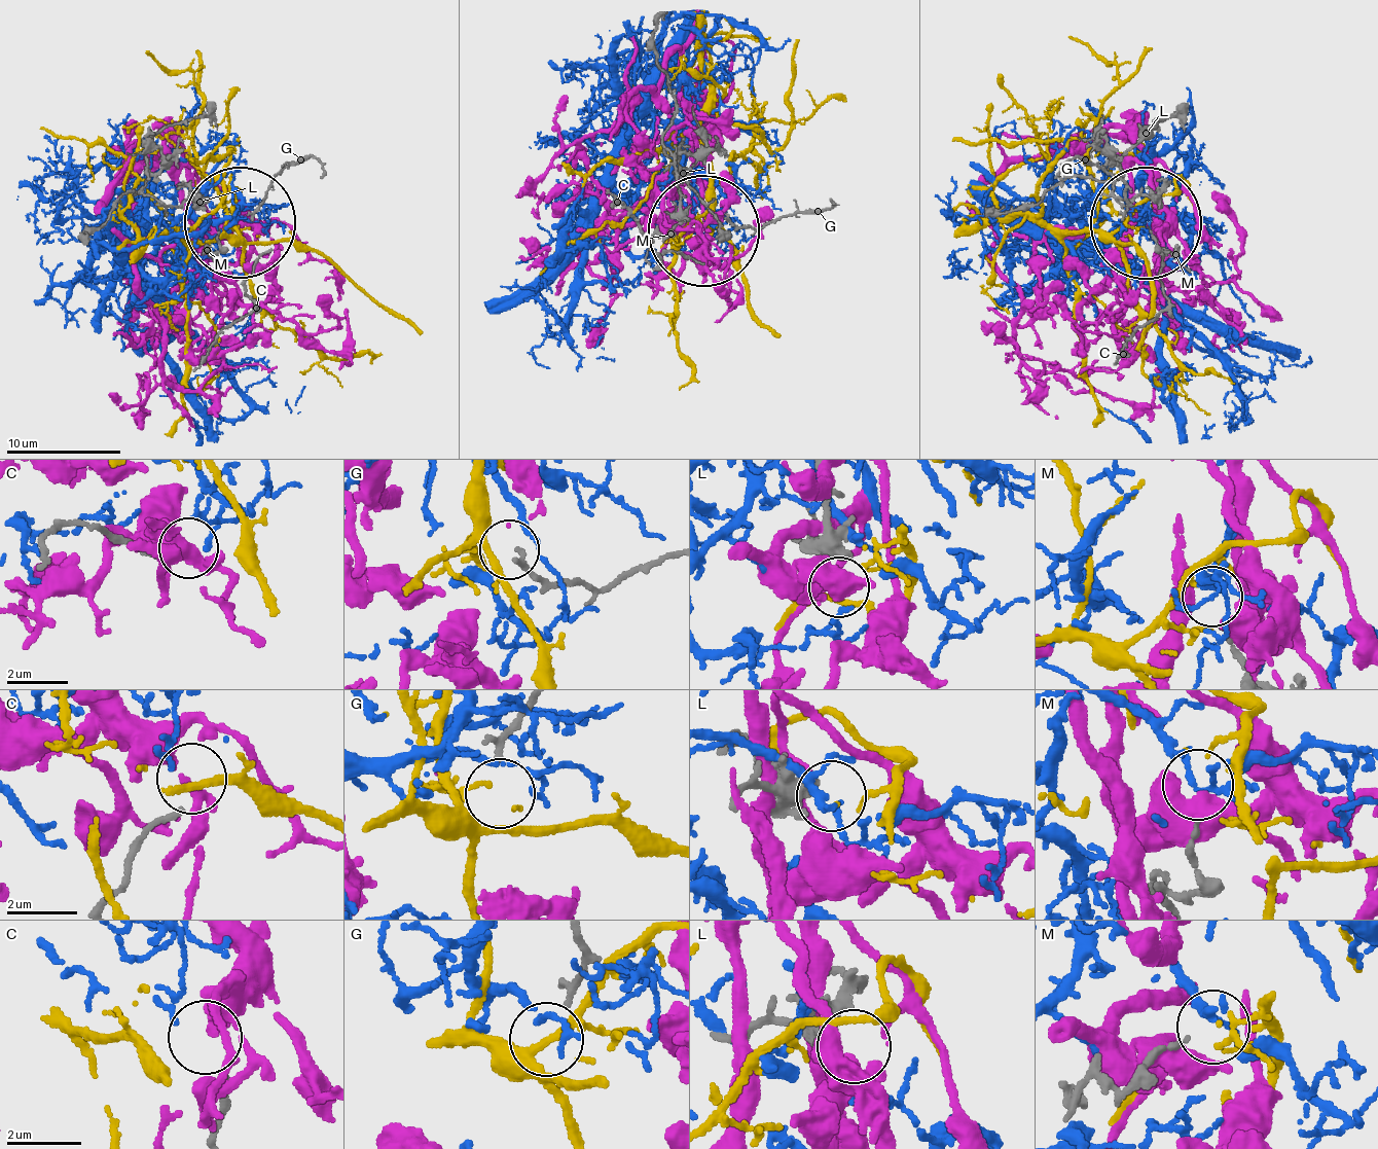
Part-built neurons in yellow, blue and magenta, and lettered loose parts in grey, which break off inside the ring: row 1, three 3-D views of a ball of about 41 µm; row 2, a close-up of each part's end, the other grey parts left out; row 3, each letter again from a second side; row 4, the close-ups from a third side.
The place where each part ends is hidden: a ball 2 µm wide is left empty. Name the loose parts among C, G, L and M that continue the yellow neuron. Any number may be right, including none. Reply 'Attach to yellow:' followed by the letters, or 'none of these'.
Attach to yellow: G

